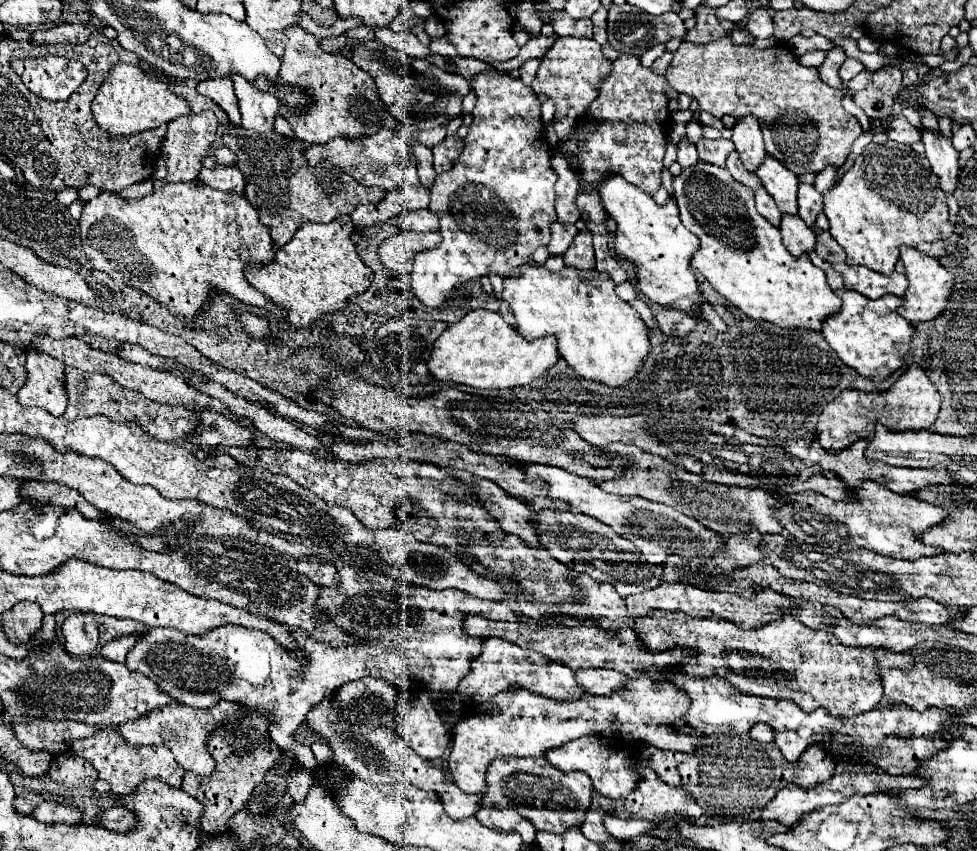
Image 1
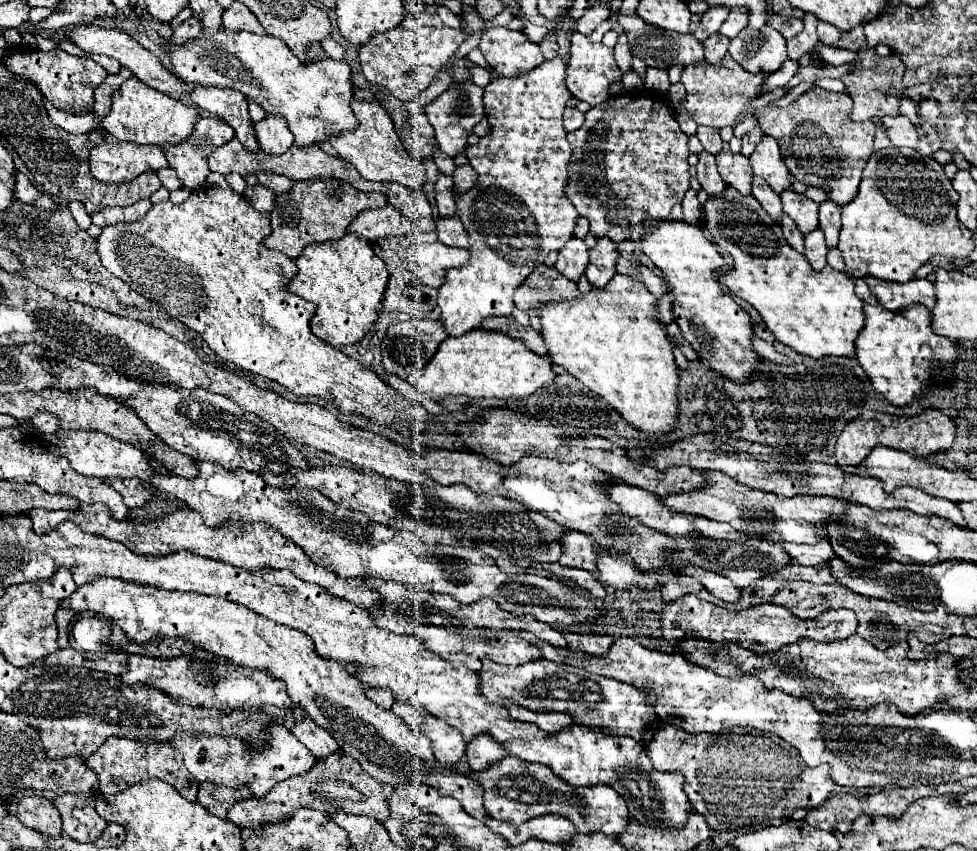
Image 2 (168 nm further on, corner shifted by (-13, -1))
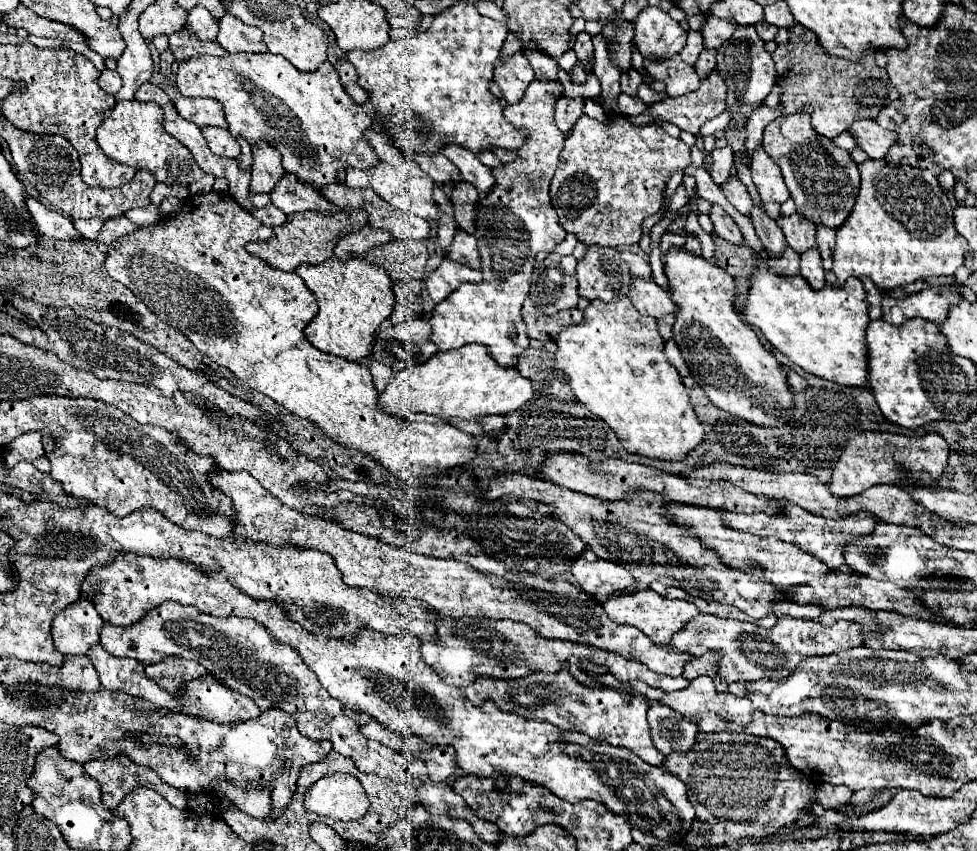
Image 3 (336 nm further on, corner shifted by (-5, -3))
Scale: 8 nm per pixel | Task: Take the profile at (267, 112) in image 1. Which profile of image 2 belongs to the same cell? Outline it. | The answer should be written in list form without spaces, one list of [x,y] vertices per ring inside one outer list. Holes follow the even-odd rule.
[[[267,114],[263,120],[255,122],[255,134],[265,154],[279,156],[293,146],[293,134],[285,126],[285,118],[277,114]]]

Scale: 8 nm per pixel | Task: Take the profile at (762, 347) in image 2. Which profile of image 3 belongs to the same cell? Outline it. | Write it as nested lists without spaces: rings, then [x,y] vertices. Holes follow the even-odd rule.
[[[789,368],[787,369],[787,382],[789,382],[789,385],[794,387],[798,392],[810,388],[810,385],[807,383],[807,381],[804,378],[802,378],[800,375],[798,375]]]

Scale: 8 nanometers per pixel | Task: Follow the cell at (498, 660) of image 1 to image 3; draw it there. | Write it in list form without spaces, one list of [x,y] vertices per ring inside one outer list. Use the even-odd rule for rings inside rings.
[[[561,670],[557,674],[537,672],[519,680],[479,678],[475,684],[465,688],[465,696],[467,700],[471,700],[473,706],[481,706],[485,700],[493,700],[493,704],[497,704],[497,708],[505,712],[547,720],[561,730],[575,730],[587,734],[593,740],[605,740],[613,746],[629,748],[651,766],[659,766],[665,760],[665,756],[657,752],[649,736],[647,702],[643,696],[635,694],[629,702],[625,702],[625,696],[621,692],[609,688],[587,688],[579,684],[567,670]]]

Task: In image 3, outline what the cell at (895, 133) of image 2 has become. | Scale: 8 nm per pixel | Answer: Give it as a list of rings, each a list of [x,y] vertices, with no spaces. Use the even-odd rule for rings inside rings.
[[[861,120],[853,122],[849,126],[849,132],[853,134],[857,146],[871,158],[871,160],[881,160],[887,156],[893,140],[897,138],[893,132],[885,128],[877,128],[875,120]]]

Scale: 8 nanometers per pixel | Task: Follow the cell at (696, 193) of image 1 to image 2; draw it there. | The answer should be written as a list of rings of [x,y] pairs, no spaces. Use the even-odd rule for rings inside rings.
[[[725,184],[725,190],[721,194],[709,196],[703,206],[703,228],[713,238],[717,250],[723,254],[729,254],[733,260],[731,270],[719,276],[719,284],[729,288],[731,294],[737,294],[745,302],[749,302],[763,318],[767,328],[773,332],[773,336],[791,346],[795,352],[821,358],[827,354],[841,354],[841,356],[855,356],[855,338],[857,332],[865,324],[863,316],[863,302],[857,298],[853,290],[853,278],[845,272],[839,272],[831,266],[825,266],[821,272],[813,270],[803,254],[793,250],[783,234],[781,226],[773,220],[769,220],[769,214],[761,210],[761,204],[751,194],[745,196],[739,190],[733,190],[733,186]]]

